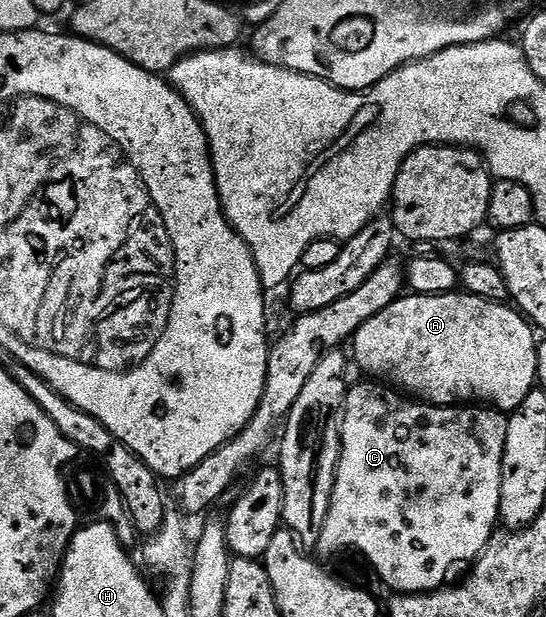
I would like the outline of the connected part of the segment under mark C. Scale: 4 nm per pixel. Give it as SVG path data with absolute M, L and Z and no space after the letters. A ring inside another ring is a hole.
M363 380L357 386L351 386L346 392L346 403L342 405L342 451L338 457L338 471L334 477L332 498L324 528L320 532L317 553L337 555L346 542L360 552L370 554L378 565L379 579L387 582L394 592L404 594L428 594L439 589L447 581L450 569L457 562L473 563L483 548L490 542L490 537L499 525L498 509L500 508L500 476L504 460L504 444L508 436L508 418L501 410L487 408L482 404L456 406L431 406L410 396L403 396L397 389L374 380Z

